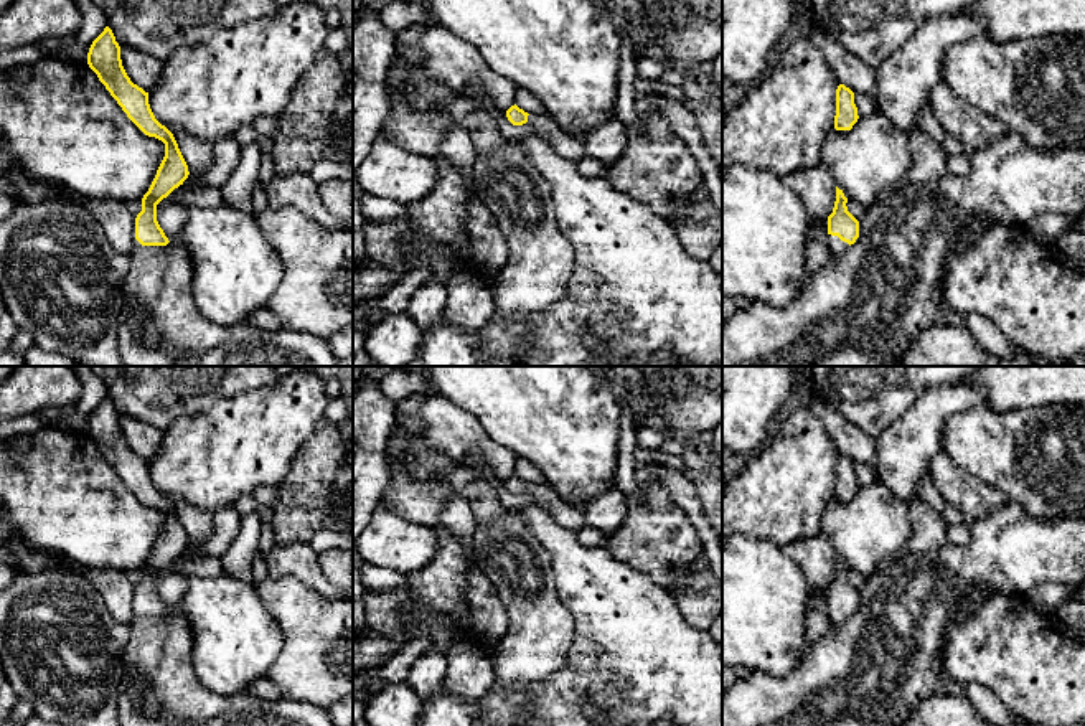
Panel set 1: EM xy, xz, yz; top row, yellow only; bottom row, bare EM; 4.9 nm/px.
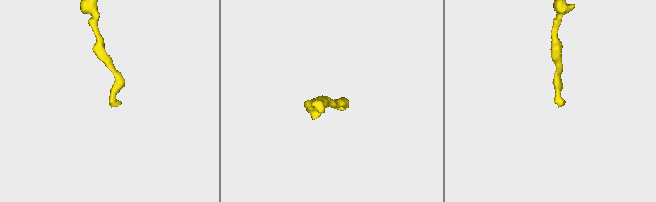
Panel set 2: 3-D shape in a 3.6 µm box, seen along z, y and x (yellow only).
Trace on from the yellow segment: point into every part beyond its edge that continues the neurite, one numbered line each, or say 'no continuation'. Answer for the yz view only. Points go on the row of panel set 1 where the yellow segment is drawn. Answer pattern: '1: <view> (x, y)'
1: yz (836, 246)

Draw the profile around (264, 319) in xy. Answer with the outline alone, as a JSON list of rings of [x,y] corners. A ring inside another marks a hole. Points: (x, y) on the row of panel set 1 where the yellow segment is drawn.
[[[259,309],[252,315],[249,315],[247,325],[257,327],[261,330],[280,330],[284,328],[280,318],[272,314],[269,309]]]

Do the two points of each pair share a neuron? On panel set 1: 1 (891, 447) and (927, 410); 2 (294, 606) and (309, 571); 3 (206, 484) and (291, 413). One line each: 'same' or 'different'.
1: same
2: different
3: same

